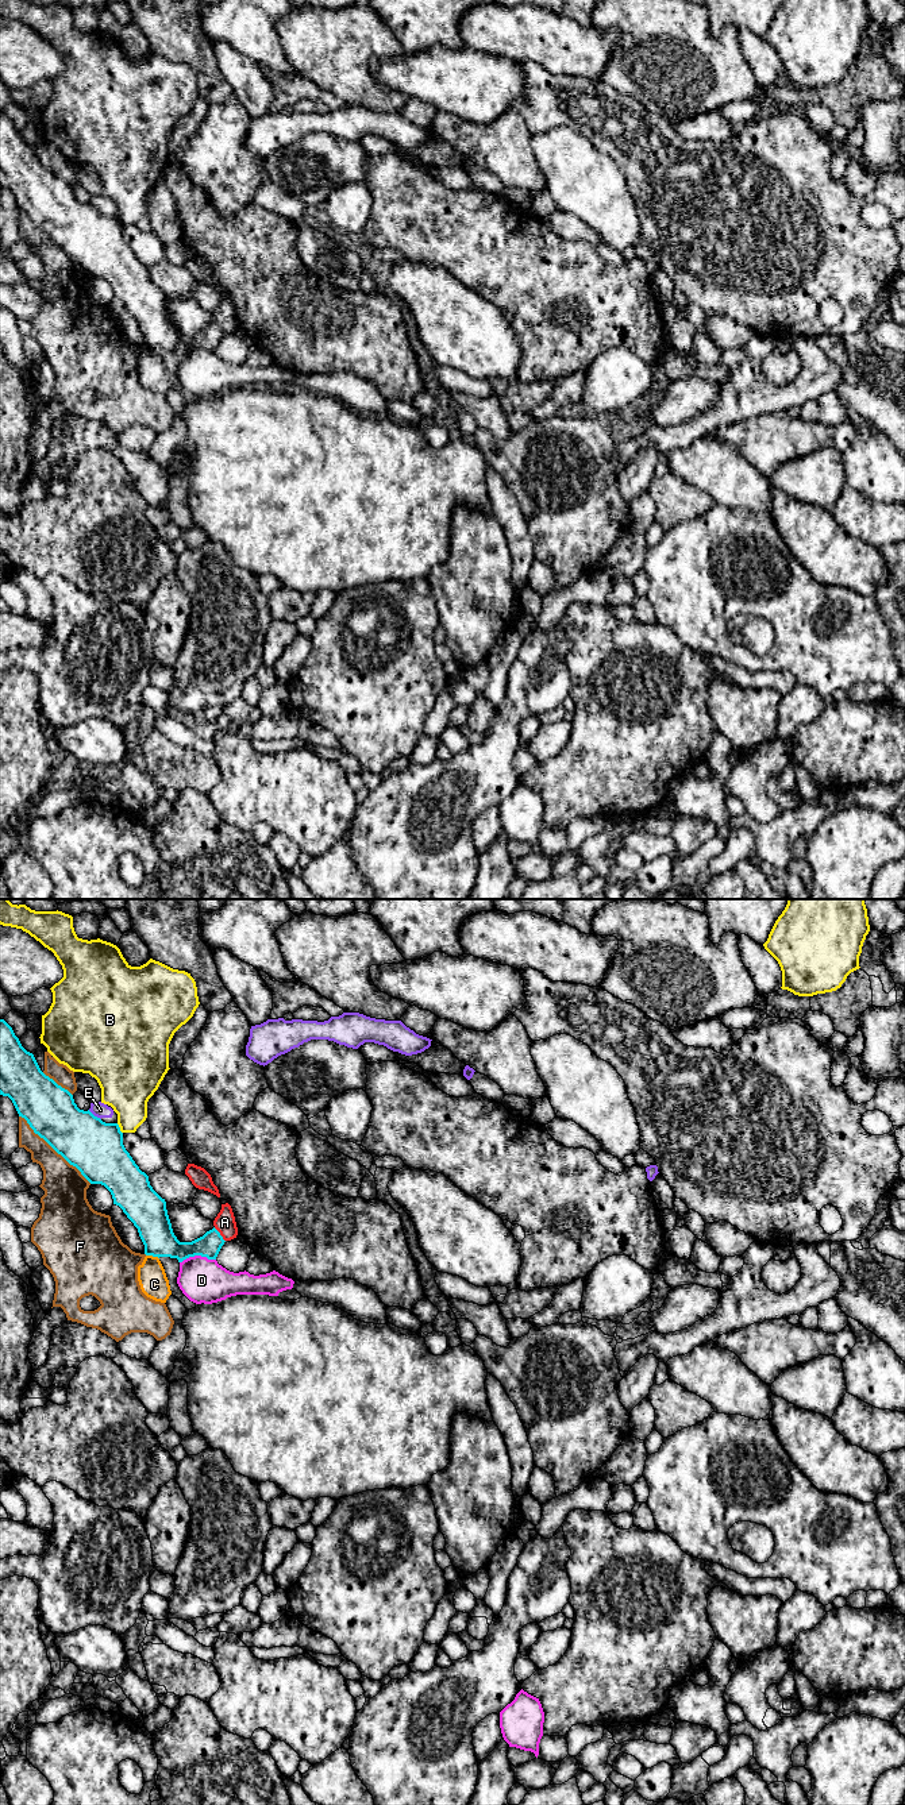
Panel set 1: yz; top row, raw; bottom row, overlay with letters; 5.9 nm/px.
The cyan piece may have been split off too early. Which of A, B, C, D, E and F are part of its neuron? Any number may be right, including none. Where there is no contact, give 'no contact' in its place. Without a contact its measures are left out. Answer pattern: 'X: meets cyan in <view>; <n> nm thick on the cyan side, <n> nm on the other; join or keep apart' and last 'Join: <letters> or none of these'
A: meets cyan in yz; 140 nm thick on the cyan side, 120 nm on the other; join
B: meets cyan in yz; 320 nm thick on the cyan side, 280 nm on the other; keep apart
C: meets cyan in yz; 220 nm thick on the cyan side, 170 nm on the other; keep apart
D: meets cyan in yz; 190 nm thick on the cyan side, 260 nm on the other; keep apart
E: meets cyan in yz; 320 nm thick on the cyan side, 90 nm on the other; keep apart
F: meets cyan in yz; 320 nm thick on the cyan side, 260 nm on the other; keep apart
Join: A

